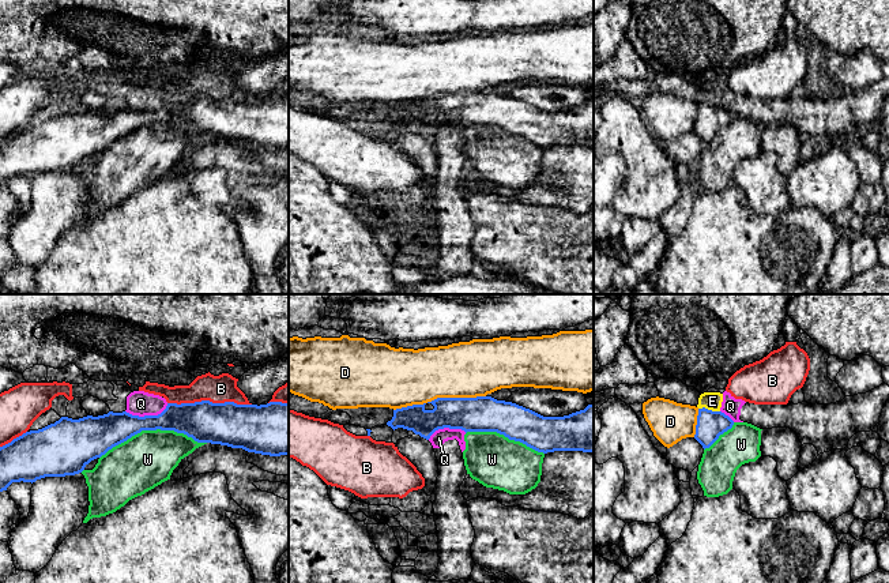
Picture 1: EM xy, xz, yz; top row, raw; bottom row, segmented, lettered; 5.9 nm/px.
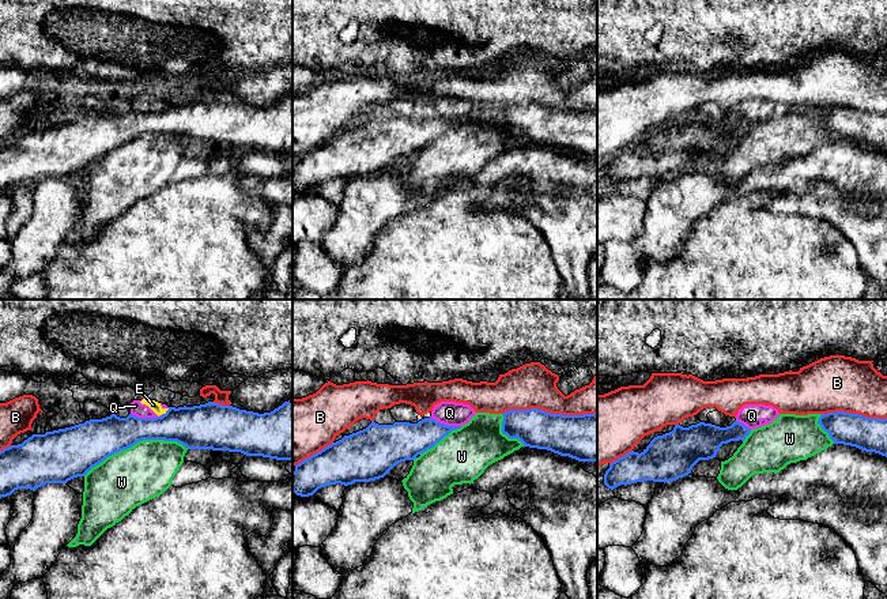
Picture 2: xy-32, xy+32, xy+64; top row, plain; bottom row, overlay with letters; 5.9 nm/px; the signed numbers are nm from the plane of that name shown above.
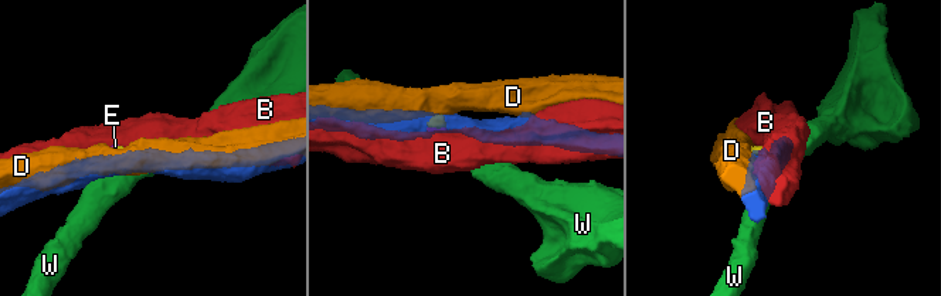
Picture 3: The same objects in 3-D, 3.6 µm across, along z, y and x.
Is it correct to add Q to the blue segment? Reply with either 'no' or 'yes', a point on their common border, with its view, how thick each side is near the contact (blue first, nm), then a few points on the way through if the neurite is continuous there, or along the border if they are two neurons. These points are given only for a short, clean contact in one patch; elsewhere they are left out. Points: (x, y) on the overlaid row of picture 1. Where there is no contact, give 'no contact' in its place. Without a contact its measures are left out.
no | xy (147, 416) | 200/150 nm | along xy (168, 403), (157, 414), (132, 416), (125, 412)

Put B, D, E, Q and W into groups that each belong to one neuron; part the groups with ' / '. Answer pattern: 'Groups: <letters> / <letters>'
Groups: B / D / E Q / W

